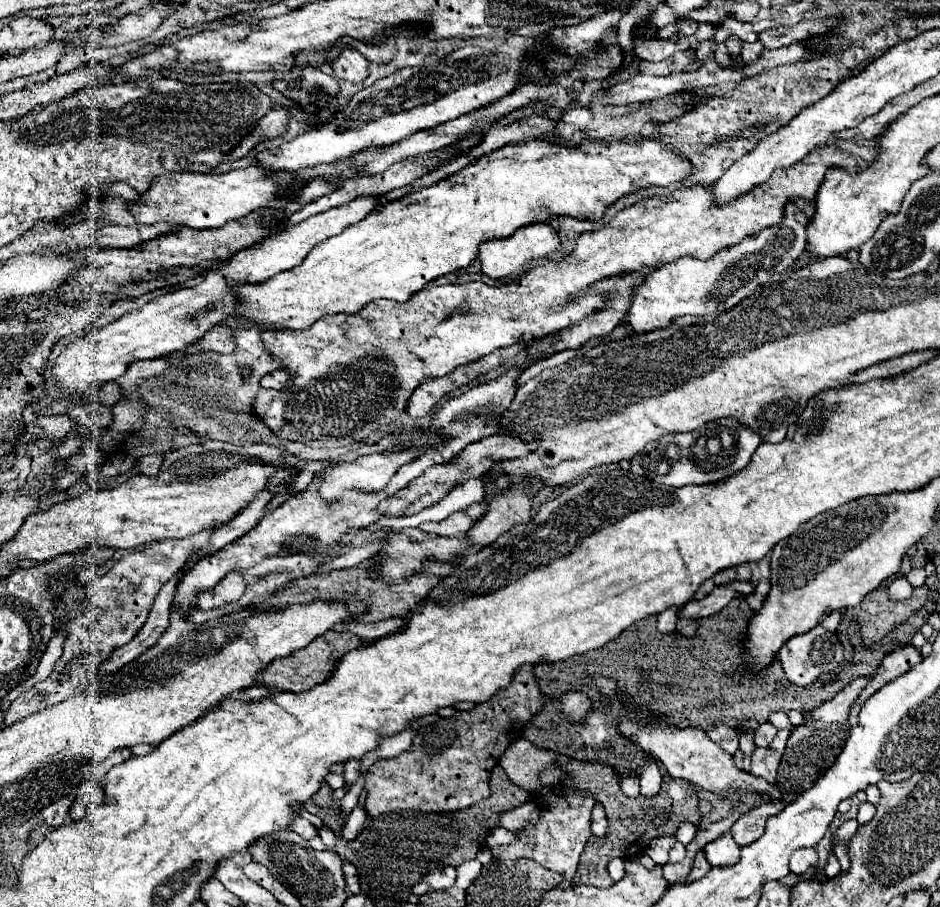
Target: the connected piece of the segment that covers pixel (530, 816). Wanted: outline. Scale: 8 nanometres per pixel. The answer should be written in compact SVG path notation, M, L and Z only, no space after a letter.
M527 801L515 809L509 809L509 811L503 811L501 817L499 817L499 827L505 827L509 831L521 831L525 827L525 823L529 821L535 821L539 815L539 809L535 807L533 801Z

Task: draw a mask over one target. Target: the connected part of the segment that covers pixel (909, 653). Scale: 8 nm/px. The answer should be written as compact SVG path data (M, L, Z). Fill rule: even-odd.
M911 643L909 645L903 645L901 649L895 649L893 653L889 653L889 657L885 657L885 661L881 663L881 675L887 677L887 681L907 673L911 667L915 667L917 663L923 661L923 655L921 655L921 649L913 647Z

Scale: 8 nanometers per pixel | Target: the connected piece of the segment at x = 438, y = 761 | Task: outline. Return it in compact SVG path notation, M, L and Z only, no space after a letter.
M521 665L521 669L513 673L513 681L489 701L475 705L471 711L457 711L453 717L437 719L433 725L421 727L407 751L395 759L373 763L365 777L367 813L373 817L391 811L451 813L489 797L491 769L519 735L521 725L545 703L553 701L539 691L533 665Z

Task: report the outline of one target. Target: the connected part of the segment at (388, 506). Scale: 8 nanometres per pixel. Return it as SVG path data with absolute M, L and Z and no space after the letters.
M497 433L497 435L491 435L491 437L485 437L477 443L471 443L467 445L451 463L447 465L435 465L431 469L427 469L427 473L423 477L417 477L413 479L405 489L397 491L393 497L385 499L379 503L379 511L383 515L393 515L393 517L401 517L401 515L415 515L419 511L423 511L425 507L429 505L435 505L437 501L441 501L457 483L465 483L467 479L473 479L473 477L481 477L481 473L489 473L489 469L497 463L497 461L505 461L505 459L517 459L517 457L523 457L527 453L531 453L533 449L537 449L537 445L533 445L531 441L521 441L513 435L507 435L507 433Z

